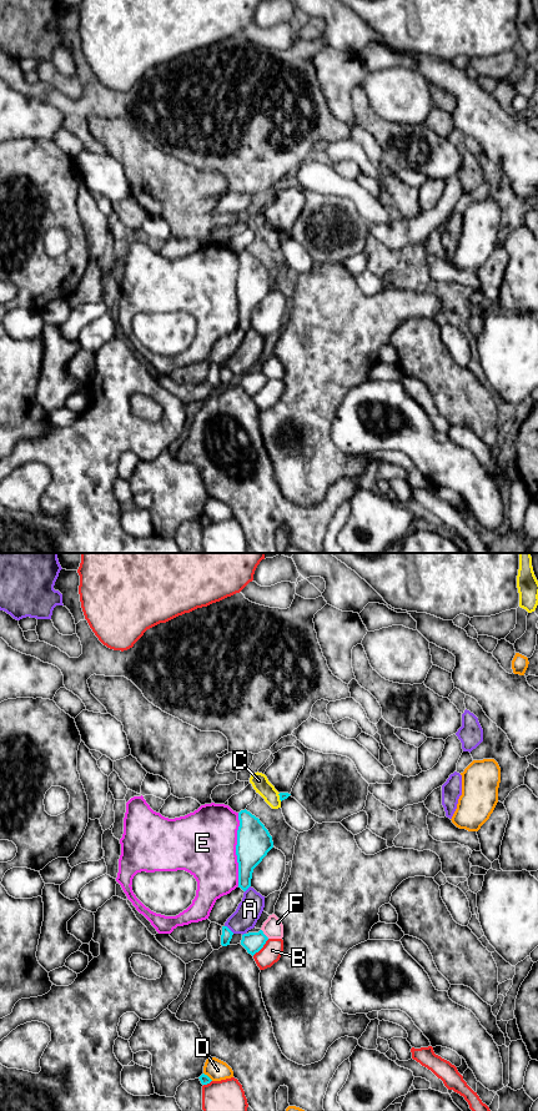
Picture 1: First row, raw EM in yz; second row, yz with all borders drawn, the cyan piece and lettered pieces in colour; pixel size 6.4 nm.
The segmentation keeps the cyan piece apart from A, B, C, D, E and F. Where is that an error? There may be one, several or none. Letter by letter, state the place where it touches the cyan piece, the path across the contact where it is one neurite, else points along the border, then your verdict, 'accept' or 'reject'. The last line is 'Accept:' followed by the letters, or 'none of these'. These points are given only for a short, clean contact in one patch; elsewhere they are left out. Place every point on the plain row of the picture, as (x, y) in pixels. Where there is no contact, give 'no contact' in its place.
A: yz (229, 370) | reject
B: yz (261, 388) | reject
C: yz (280, 237) | along yz (278, 234), (281, 241) | reject
D: yz (207, 517) | reject
E: yz (236, 290) | reject
F: yz (264, 375) | reject
Accept: none of these

